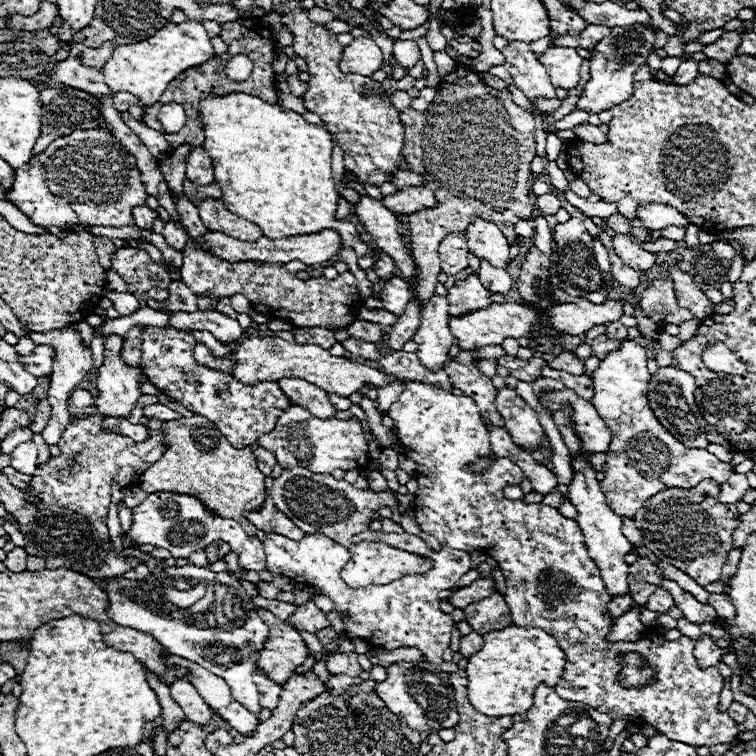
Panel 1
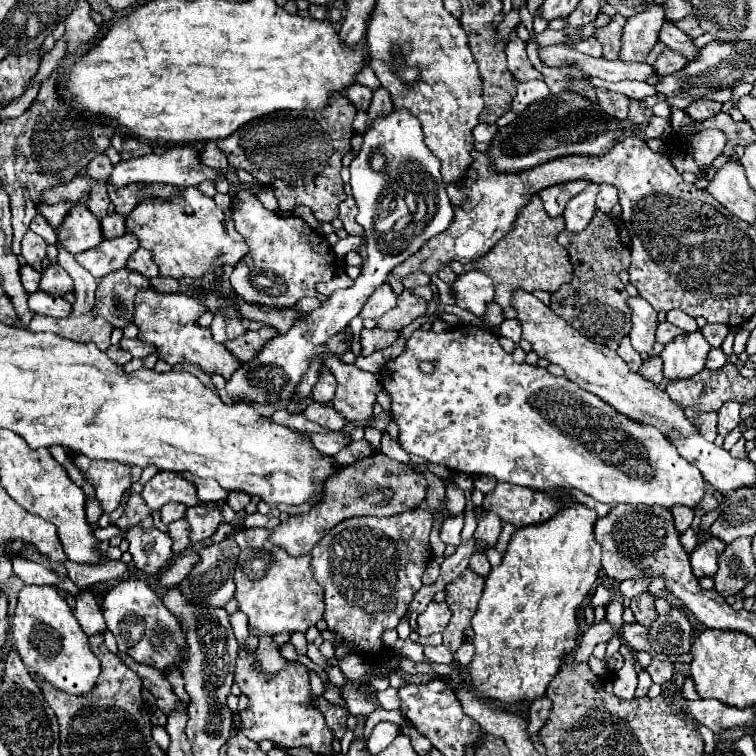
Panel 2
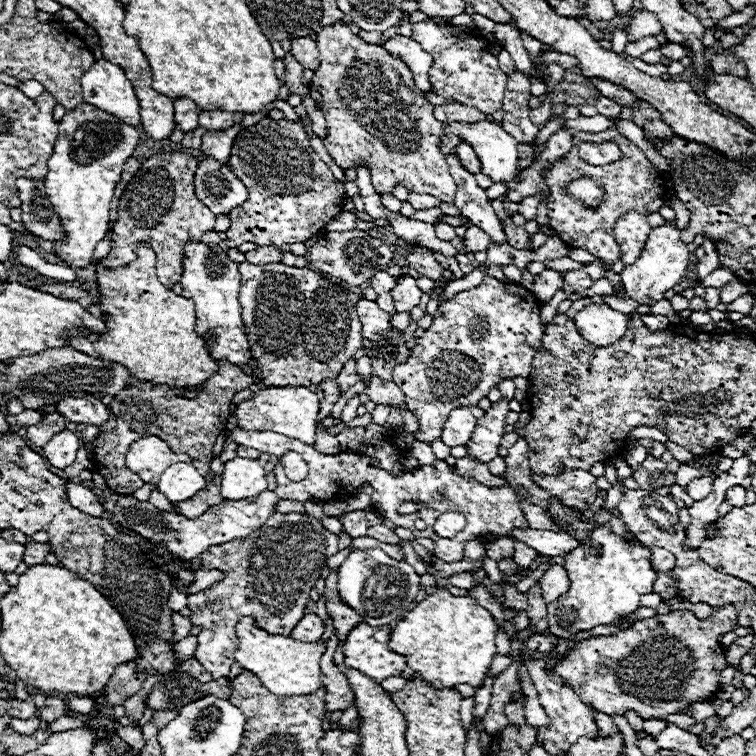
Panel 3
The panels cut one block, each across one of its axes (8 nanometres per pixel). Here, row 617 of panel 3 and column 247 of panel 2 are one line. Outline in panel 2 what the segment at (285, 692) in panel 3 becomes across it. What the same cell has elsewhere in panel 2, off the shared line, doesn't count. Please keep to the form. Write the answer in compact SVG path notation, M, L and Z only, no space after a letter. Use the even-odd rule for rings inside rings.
M196 186L192 188L178 188L178 196L190 204L192 214L184 212L184 206L156 198L156 196L142 196L136 208L126 216L126 228L134 234L142 248L152 252L152 260L160 266L160 276L192 276L200 278L204 270L212 268L212 258L216 258L216 270L222 270L226 264L236 264L246 252L246 242L234 242L226 228L224 228L224 212L216 206L216 202L204 196Z

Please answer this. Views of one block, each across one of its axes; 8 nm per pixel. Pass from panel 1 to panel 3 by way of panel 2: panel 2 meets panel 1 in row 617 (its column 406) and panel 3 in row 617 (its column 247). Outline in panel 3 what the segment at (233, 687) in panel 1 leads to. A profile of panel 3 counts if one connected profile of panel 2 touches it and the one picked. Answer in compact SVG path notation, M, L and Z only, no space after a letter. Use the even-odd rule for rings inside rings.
M354 550L346 562L338 568L338 588L346 604L360 612L362 620L372 626L384 626L392 620L400 620L414 604L420 592L420 574L404 560L390 558L384 550Z

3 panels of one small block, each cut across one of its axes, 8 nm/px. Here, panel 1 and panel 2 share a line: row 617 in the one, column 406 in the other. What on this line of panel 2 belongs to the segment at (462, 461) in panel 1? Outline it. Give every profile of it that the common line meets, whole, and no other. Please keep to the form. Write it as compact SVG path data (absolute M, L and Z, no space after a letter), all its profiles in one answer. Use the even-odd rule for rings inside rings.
M416 508L404 514L396 514L390 518L374 518L374 516L354 516L350 520L342 520L316 544L312 550L312 574L316 582L324 588L324 620L330 630L338 632L346 644L356 644L358 654L364 656L380 656L384 644L380 640L386 628L396 628L400 618L406 614L408 604L414 594L422 588L422 574L432 558L432 548L428 542L432 530L432 514L428 510Z

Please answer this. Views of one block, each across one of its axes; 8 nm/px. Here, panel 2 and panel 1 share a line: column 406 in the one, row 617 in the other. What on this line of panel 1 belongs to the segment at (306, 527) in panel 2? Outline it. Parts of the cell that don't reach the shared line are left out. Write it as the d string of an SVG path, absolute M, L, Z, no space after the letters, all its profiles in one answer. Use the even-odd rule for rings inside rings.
M494 590L490 598L484 598L476 604L470 604L468 608L464 608L464 620L472 626L474 632L480 632L482 636L492 632L492 630L500 630L506 628L508 624L512 624L510 618L510 610L506 600Z

